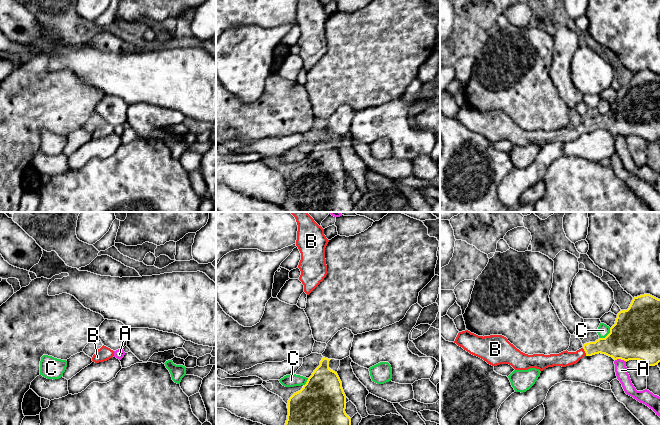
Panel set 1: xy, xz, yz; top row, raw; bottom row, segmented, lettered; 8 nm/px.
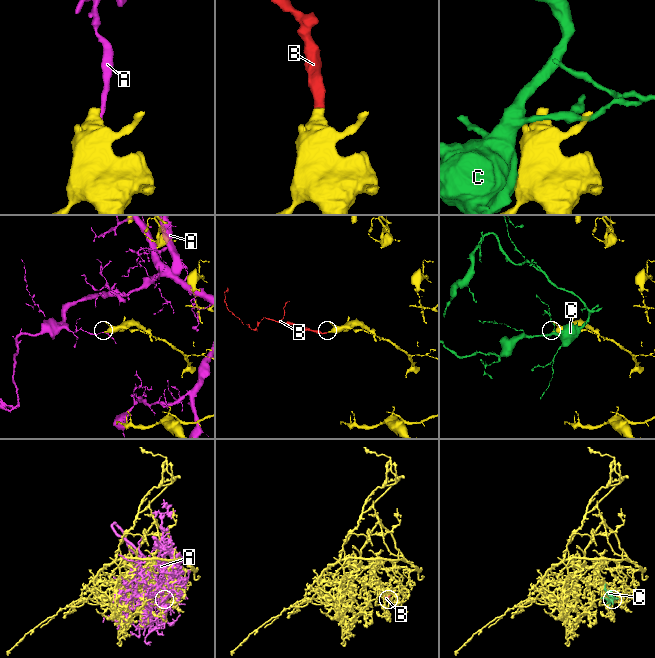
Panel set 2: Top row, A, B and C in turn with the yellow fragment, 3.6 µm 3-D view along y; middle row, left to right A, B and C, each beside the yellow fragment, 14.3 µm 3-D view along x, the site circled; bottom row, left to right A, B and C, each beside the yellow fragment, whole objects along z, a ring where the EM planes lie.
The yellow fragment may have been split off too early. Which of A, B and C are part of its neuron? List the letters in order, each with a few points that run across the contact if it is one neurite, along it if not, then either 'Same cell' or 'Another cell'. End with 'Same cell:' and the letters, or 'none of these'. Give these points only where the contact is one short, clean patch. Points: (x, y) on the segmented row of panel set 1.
A: Another cell
B: Line: yz (615, 344), (601, 345), (585, 352), (571, 358), (565, 358). Same cell
C: Line: yz (610, 328), (610, 331), (604, 337), (599, 338). Another cell
Same cell: B

